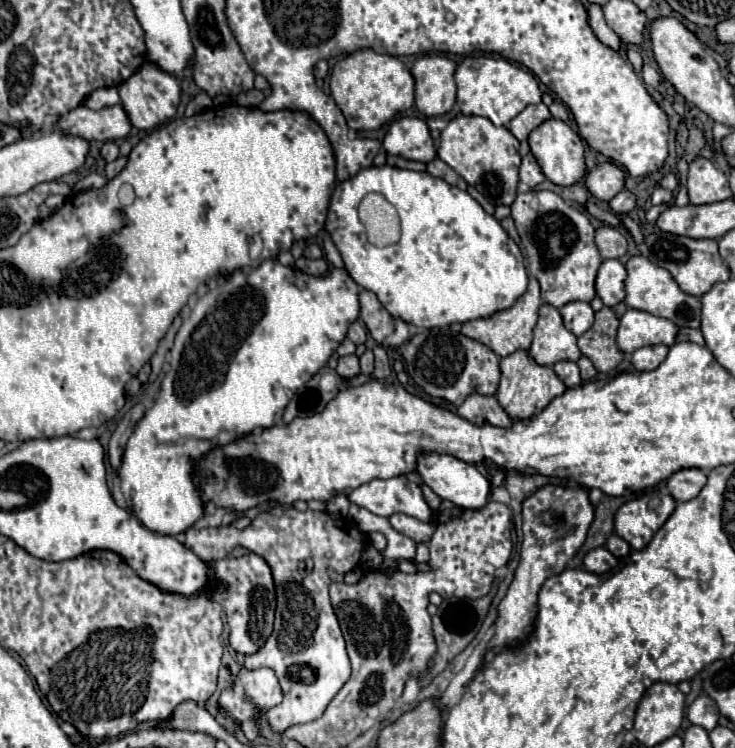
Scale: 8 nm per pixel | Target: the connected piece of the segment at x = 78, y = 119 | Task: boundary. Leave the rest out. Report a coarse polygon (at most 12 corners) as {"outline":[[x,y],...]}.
{"outline":[[123,104],[77,106],[59,130],[85,140],[125,138],[131,120]]}

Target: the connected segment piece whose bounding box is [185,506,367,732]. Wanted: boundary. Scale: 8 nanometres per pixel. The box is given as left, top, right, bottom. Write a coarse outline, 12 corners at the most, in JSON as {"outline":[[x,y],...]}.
{"outline":[[293,506],[189,528],[205,562],[239,544],[277,592],[267,666],[275,732],[319,718],[351,664],[329,574],[355,570],[365,534]]}

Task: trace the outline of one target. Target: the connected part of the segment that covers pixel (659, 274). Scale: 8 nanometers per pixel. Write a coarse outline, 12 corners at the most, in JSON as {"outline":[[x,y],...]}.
{"outline":[[645,256],[625,264],[625,304],[699,328],[701,298]]}

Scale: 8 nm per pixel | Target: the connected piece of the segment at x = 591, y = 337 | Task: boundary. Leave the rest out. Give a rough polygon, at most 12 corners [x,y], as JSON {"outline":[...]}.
{"outline":[[611,308],[579,336],[579,350],[599,372],[623,362],[619,318]]}

